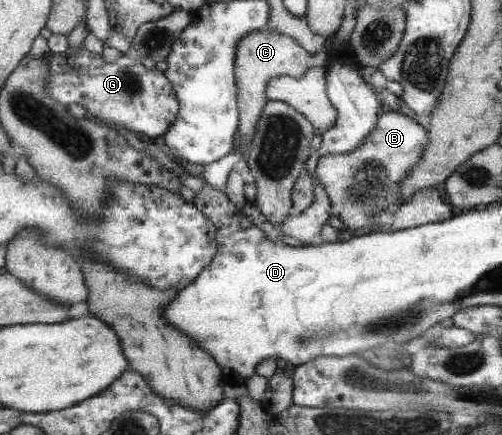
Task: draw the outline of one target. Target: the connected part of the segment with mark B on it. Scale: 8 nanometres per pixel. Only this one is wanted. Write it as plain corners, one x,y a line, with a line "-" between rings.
398,111
382,112
376,120
376,126
363,144
356,150
346,152
342,155
323,155
317,159
315,164
315,176
320,186
323,187
326,197
329,199
329,216
326,222
337,232
345,230
357,230
357,228
371,228
379,212
390,210
392,213
401,202
404,202
405,194
401,194
400,182
408,172
419,162
424,148
428,143
428,133
425,123
418,125

